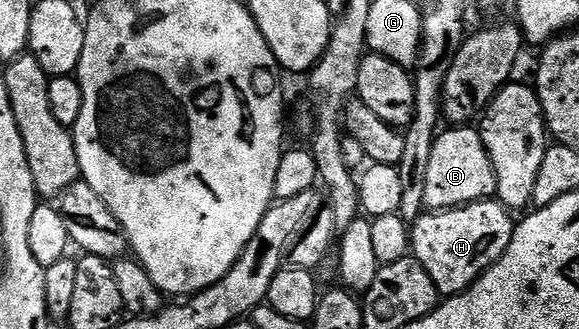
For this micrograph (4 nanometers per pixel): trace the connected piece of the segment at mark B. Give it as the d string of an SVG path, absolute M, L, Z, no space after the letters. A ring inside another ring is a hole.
M447 127L436 136L433 143L433 156L429 159L429 171L425 174L425 206L428 210L455 209L458 205L471 205L474 201L486 201L495 197L497 175L493 163L485 151L478 128Z

